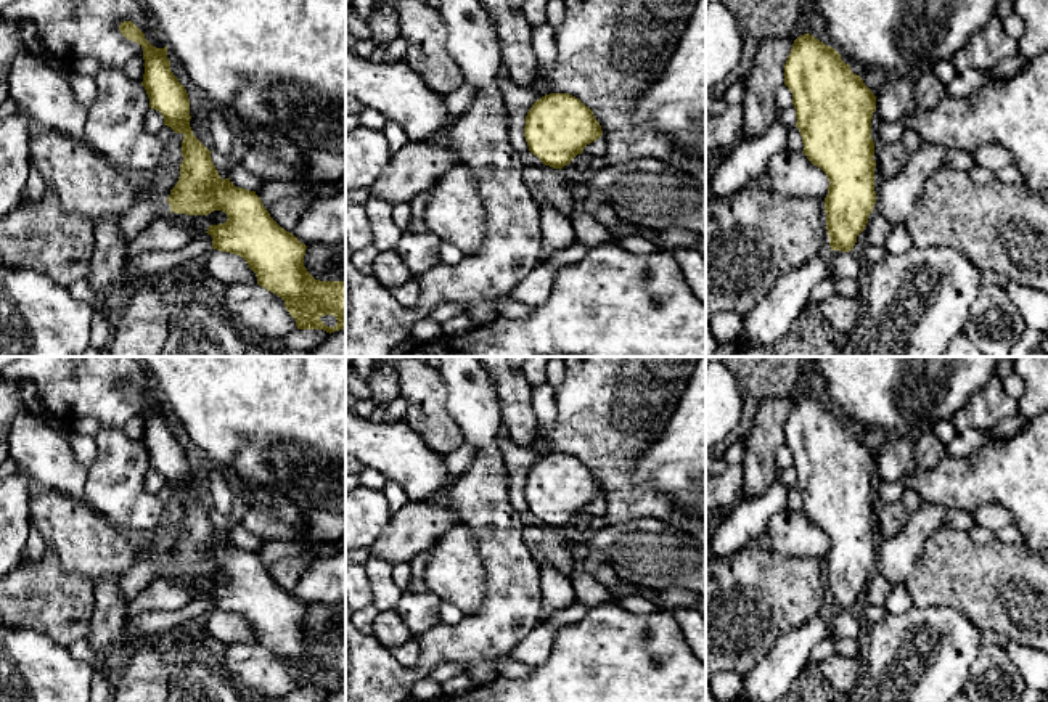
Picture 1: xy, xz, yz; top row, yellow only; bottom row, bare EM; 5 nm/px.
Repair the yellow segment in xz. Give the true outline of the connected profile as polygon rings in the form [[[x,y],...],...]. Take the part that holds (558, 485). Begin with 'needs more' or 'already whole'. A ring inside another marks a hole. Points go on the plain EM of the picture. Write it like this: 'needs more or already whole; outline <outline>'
already whole; outline [[[569,453],[542,456],[526,475],[524,496],[529,511],[553,529],[561,530],[571,524],[601,495],[593,471]]]

